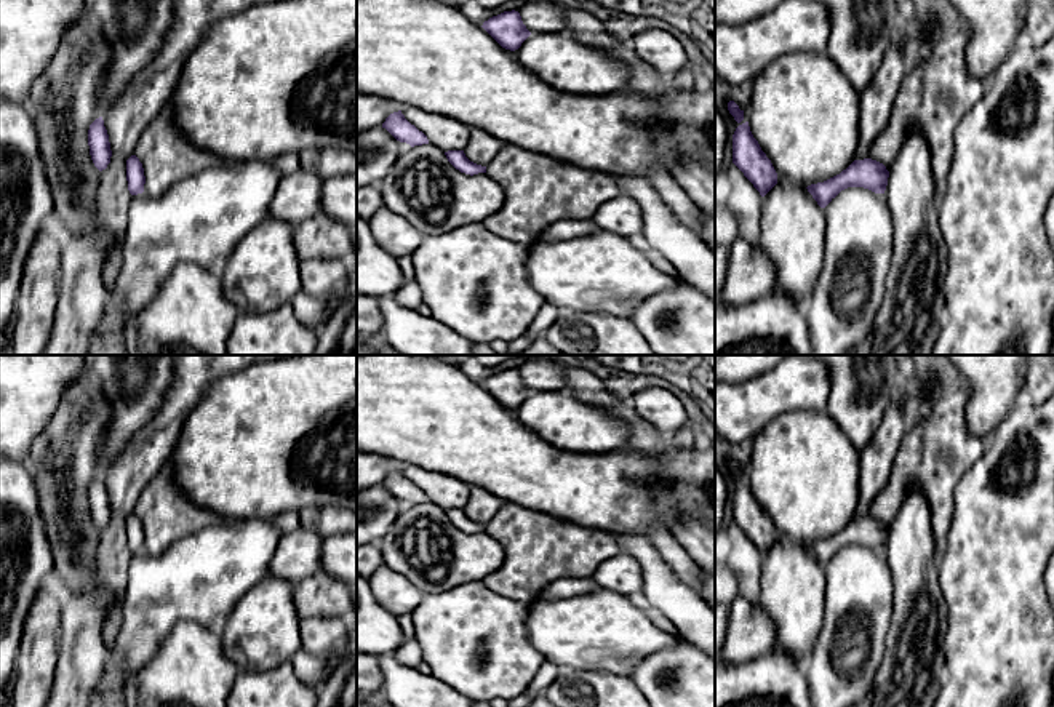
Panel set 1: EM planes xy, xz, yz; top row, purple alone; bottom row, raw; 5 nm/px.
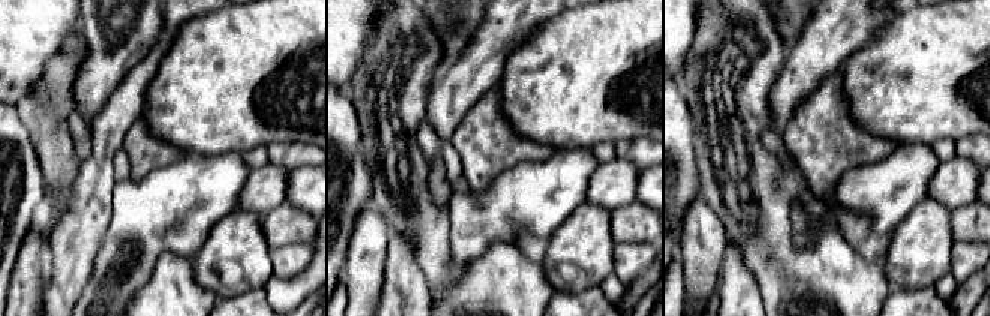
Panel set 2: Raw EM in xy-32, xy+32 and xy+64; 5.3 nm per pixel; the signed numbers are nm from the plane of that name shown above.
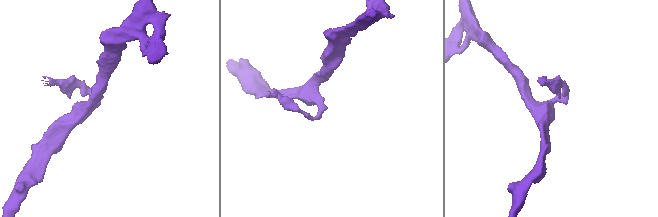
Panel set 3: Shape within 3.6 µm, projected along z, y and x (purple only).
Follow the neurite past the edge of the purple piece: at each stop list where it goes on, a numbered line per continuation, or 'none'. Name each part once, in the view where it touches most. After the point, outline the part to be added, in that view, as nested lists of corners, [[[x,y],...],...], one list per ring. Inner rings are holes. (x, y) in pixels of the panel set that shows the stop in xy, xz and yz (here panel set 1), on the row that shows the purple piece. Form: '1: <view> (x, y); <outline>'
none

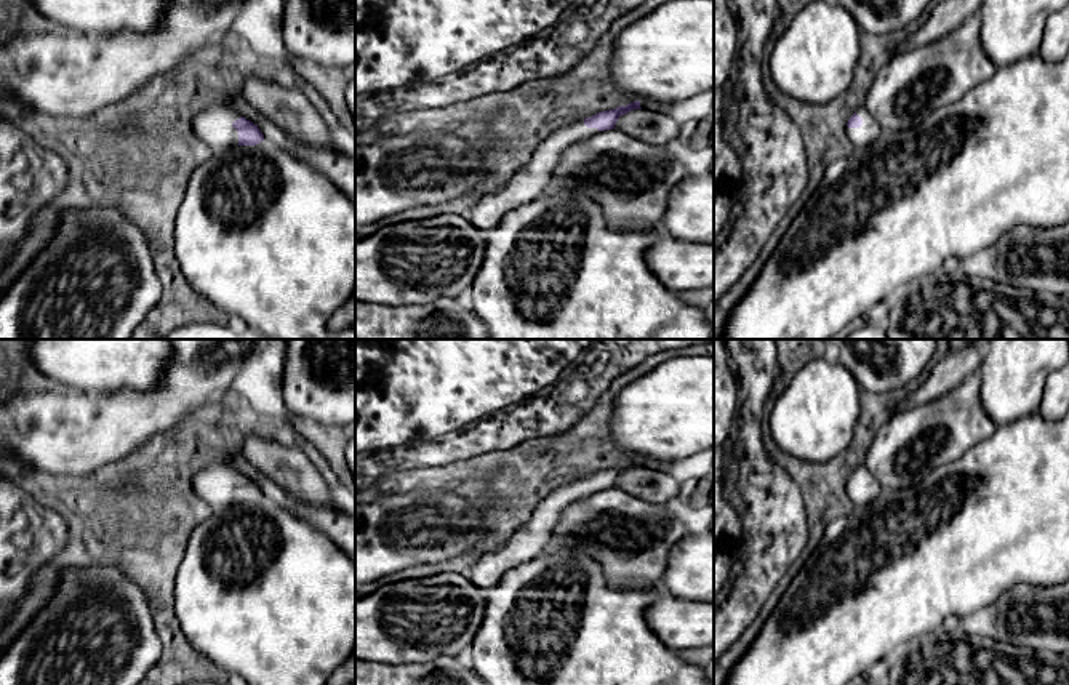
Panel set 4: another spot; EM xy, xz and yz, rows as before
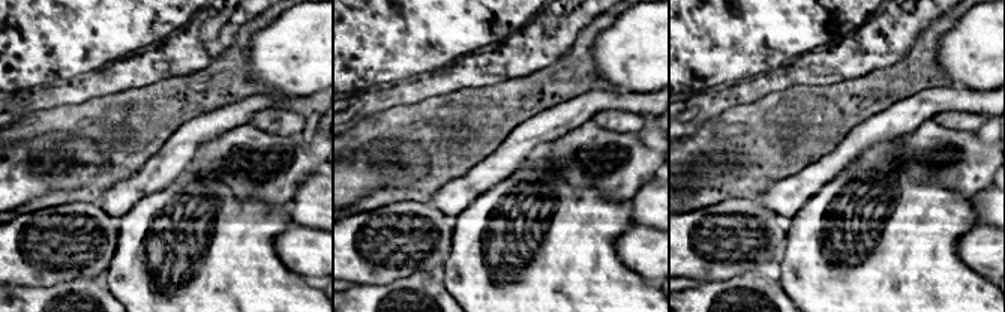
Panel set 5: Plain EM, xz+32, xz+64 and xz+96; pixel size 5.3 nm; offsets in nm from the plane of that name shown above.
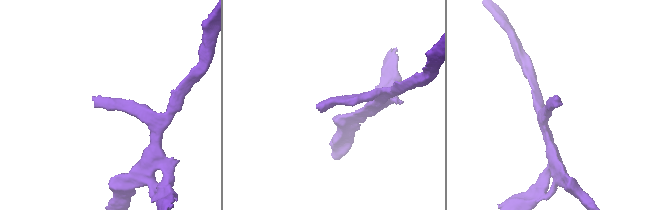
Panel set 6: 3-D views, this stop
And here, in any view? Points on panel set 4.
1: xy (213, 125); [[[227,106],[200,110],[194,117],[195,134],[211,152],[222,152],[238,144],[238,131],[232,126],[242,115]]]

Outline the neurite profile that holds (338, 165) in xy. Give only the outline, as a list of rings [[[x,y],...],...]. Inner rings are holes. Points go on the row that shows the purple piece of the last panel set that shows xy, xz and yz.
[[[238,94],[226,104],[246,120],[253,122],[264,139],[286,149],[296,158],[322,171],[336,187],[339,187],[355,205],[355,150],[323,150],[294,141],[286,131],[261,115],[245,98]]]

